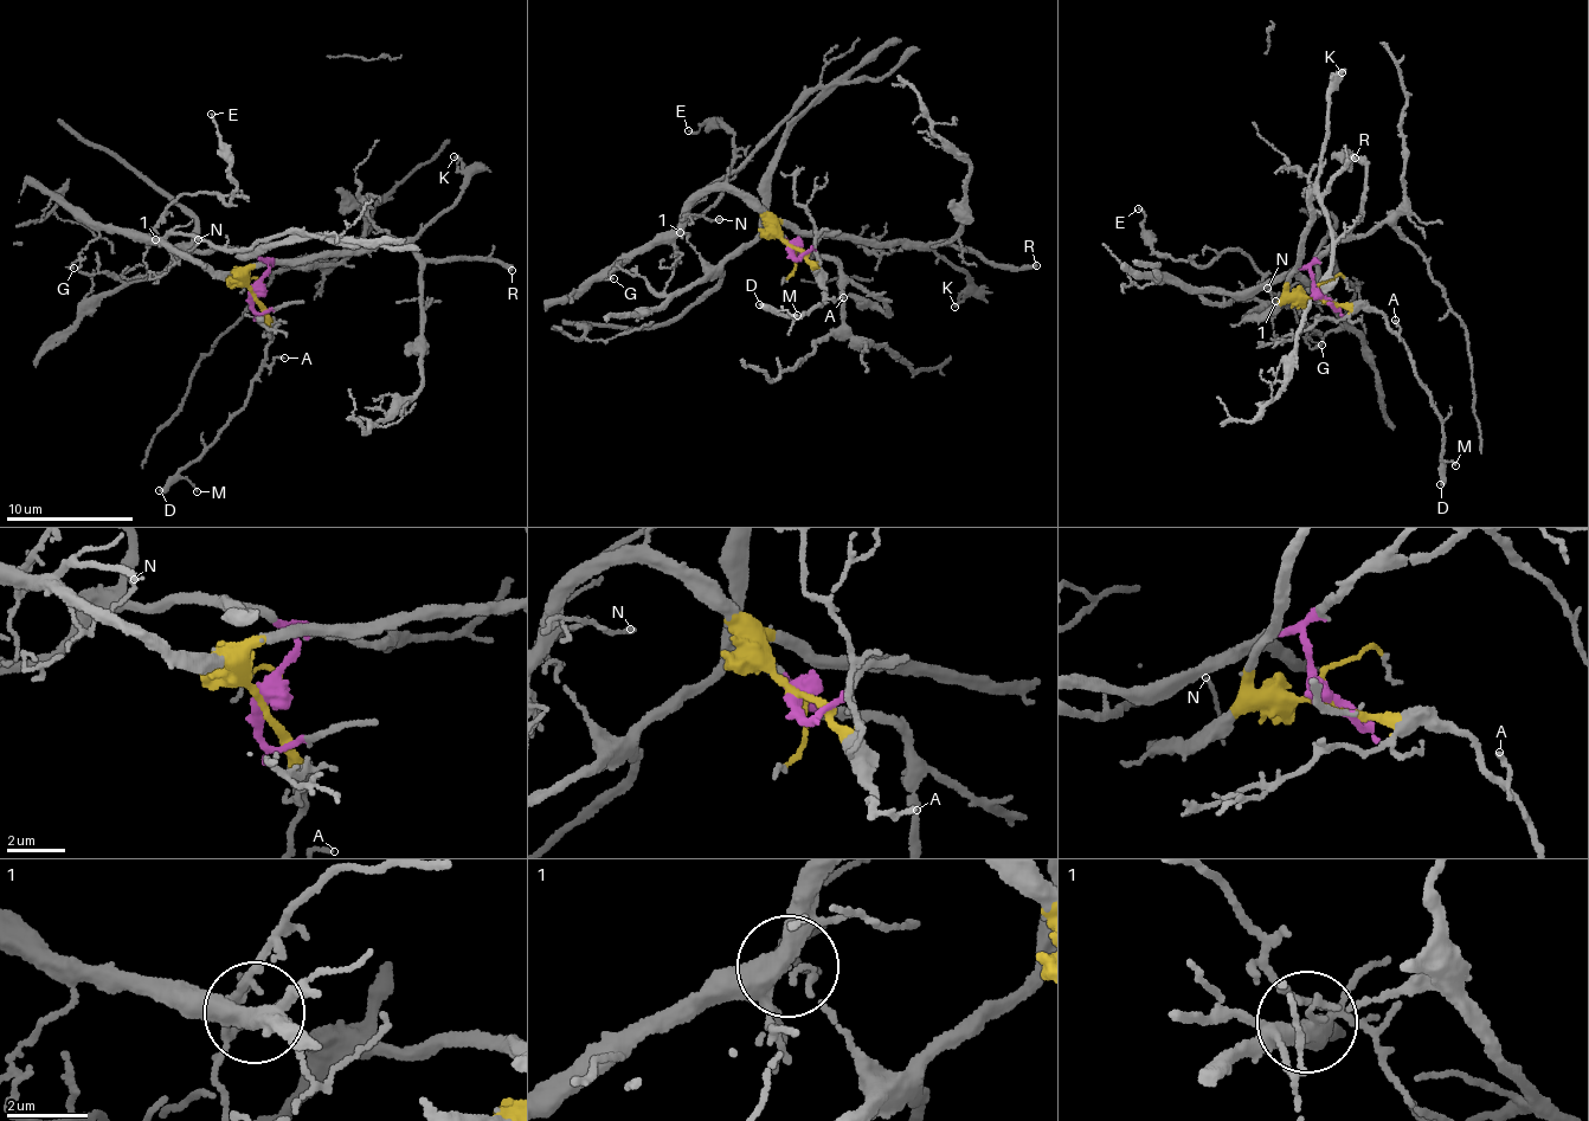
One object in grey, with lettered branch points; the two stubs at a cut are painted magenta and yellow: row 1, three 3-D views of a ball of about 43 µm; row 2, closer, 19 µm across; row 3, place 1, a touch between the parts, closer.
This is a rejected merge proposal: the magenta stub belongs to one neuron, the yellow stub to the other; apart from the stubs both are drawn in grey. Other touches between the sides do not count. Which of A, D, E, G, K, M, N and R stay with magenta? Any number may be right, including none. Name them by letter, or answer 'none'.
none

